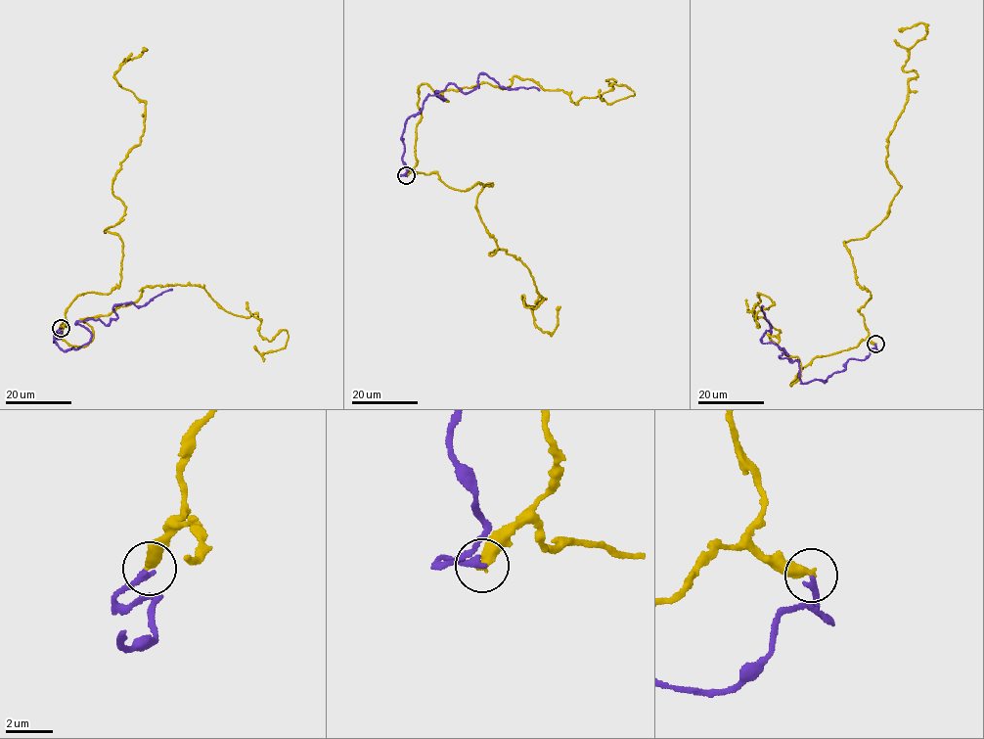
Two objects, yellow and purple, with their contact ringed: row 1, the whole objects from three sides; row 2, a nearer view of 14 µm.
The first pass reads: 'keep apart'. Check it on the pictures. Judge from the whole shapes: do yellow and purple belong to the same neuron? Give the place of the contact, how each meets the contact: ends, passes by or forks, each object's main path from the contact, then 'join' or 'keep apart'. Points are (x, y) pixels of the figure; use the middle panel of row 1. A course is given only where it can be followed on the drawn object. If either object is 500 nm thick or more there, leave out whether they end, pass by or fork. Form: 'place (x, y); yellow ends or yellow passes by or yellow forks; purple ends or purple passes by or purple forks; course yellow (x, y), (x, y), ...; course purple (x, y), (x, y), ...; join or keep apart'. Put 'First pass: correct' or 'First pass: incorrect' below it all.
place (406, 175); yellow ends; purple ends; course yellow (406, 176), (423, 83), (448, 102), (514, 75), (576, 103), (610, 83), (635, 94), (608, 103), (600, 89); course purple (406, 176), (404, 126), (428, 96), (446, 100), (436, 93), (453, 83), (466, 93), (481, 74), (539, 90); keep apart
First pass: correct

